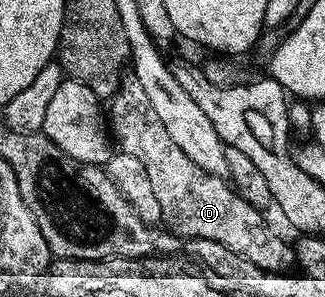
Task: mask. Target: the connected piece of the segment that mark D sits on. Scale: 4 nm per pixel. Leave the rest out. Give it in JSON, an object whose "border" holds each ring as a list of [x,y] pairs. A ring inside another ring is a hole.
{"border":[[[132,76],[121,77],[110,105],[112,107],[107,107],[106,118],[110,123],[111,137],[123,153],[134,156],[146,168],[150,188],[154,190],[154,200],[158,200],[161,215],[169,218],[167,229],[184,240],[218,240],[222,248],[238,252],[242,260],[250,260],[250,264],[258,264],[258,268],[263,270],[288,272],[293,269],[295,251],[264,227],[264,218],[260,215],[263,213],[244,201],[227,181],[198,168],[167,138],[138,80]]]}

